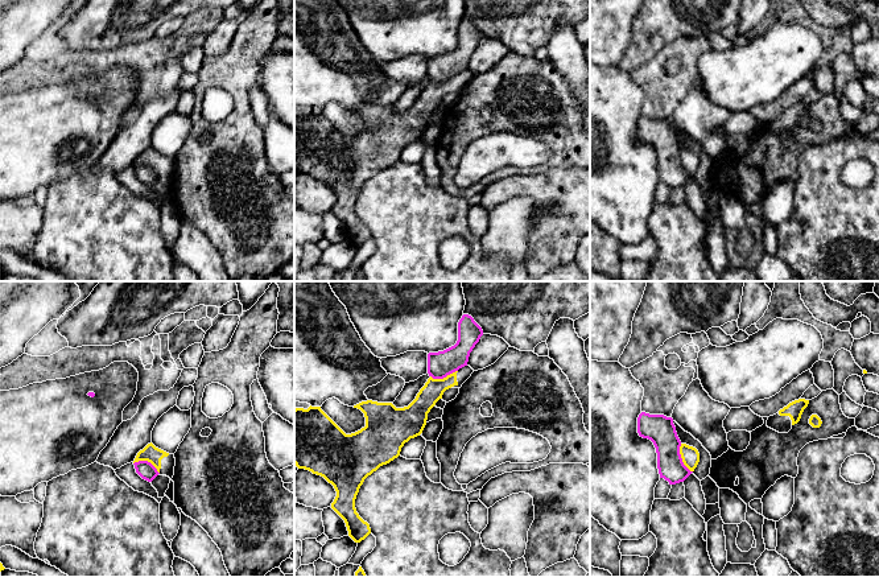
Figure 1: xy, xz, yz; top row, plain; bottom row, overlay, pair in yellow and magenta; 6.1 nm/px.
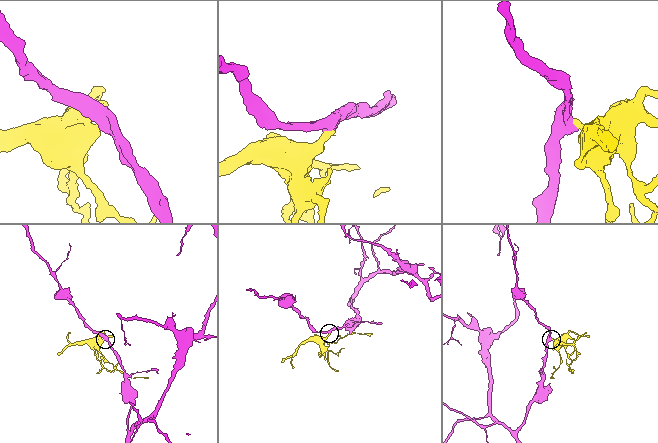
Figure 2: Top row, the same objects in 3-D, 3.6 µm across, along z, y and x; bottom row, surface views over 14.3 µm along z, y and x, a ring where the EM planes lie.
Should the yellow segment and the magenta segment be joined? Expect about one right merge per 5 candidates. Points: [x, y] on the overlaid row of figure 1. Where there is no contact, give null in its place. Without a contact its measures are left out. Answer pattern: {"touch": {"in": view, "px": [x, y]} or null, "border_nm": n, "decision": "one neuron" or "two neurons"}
{"touch": {"in": "yz", "px": [681, 457]}, "border_nm": 190, "decision": "two neurons"}

